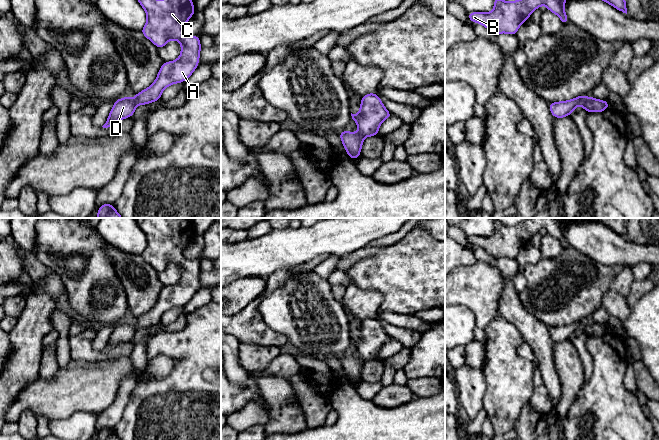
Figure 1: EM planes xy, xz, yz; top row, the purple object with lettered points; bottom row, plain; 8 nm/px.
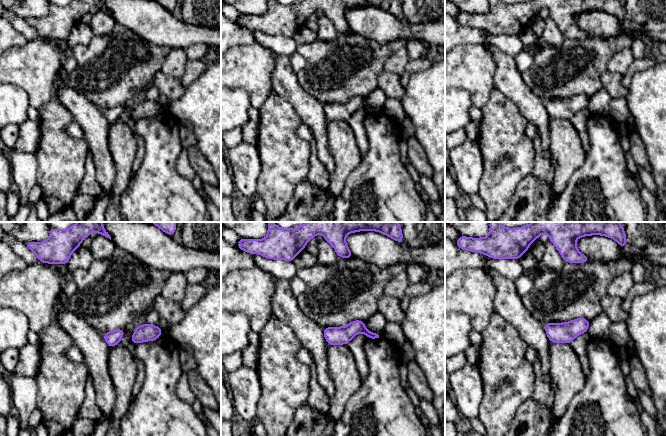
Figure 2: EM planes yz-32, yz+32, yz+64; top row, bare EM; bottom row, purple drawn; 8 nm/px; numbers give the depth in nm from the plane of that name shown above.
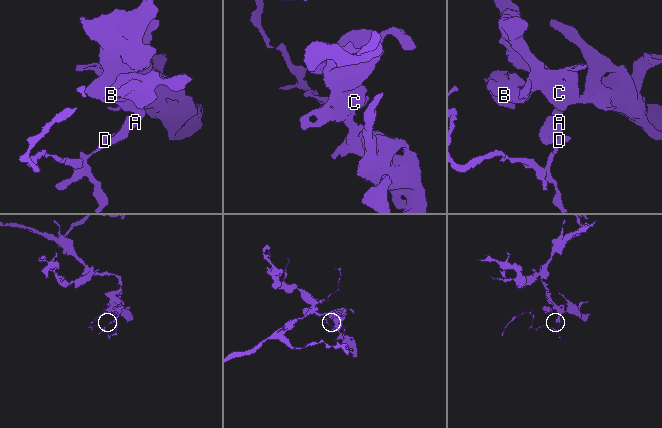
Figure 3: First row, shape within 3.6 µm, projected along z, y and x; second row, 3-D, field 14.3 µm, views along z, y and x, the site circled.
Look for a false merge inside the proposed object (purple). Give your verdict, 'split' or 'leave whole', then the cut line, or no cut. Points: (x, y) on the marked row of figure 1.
split | yz (586, 97), (582, 104)

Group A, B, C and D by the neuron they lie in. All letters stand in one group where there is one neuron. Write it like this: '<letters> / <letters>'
A B C / D

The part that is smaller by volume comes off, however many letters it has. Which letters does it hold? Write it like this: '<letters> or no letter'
D

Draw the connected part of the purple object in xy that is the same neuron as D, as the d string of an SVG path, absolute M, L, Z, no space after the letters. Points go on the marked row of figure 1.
M126 96L118 99L114 103L114 106L108 116L108 120L102 127L108 128L121 119L131 117L137 105L138 103L134 99L127 98Z

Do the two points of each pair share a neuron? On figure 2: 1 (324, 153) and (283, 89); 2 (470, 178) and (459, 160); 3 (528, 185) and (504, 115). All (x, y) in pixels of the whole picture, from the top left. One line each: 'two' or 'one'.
1: one
2: one
3: two

